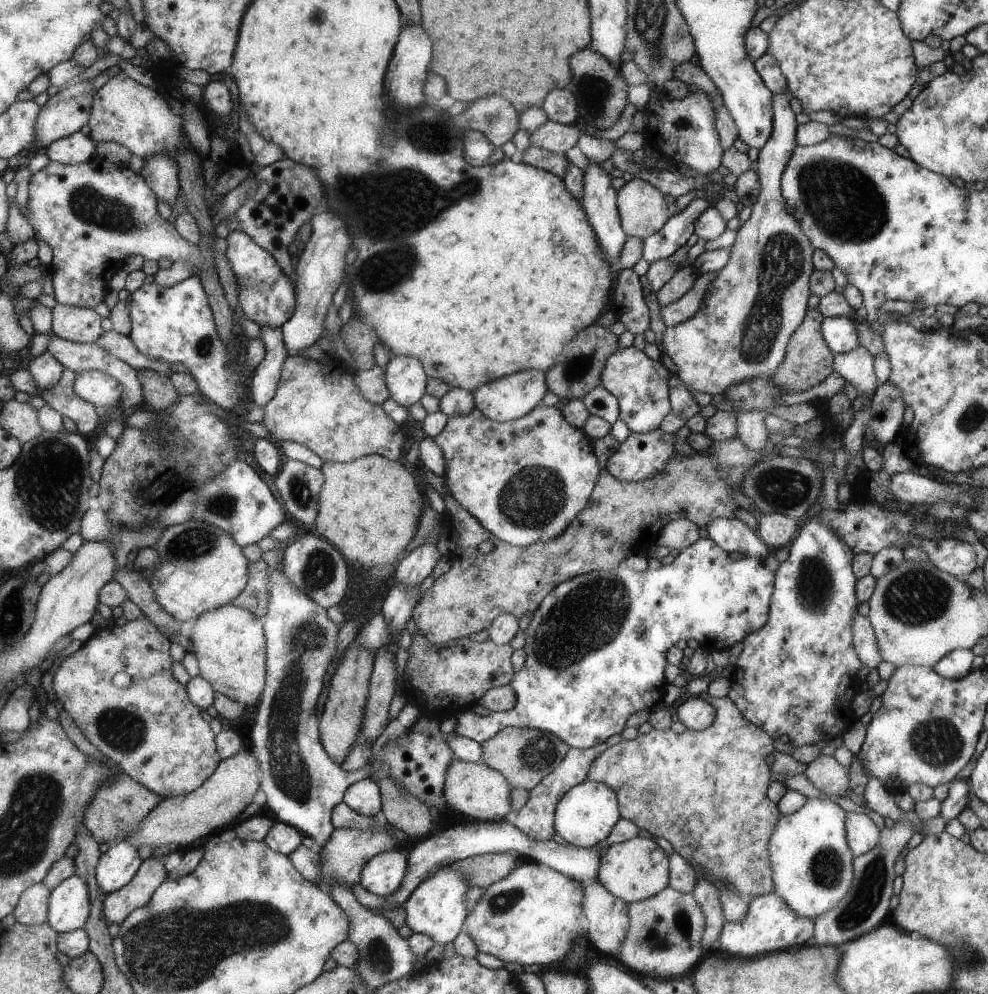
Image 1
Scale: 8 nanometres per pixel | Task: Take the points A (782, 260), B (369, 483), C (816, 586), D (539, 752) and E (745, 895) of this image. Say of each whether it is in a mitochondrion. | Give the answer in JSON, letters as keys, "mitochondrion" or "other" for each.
{"A":"mitochondrion","B":"other","C":"mitochondrion","D":"mitochondrion","E":"other"}

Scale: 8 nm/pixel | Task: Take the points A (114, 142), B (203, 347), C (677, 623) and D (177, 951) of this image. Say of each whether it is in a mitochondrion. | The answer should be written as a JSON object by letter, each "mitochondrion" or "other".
{"A":"other","B":"mitochondrion","C":"other","D":"mitochondrion"}

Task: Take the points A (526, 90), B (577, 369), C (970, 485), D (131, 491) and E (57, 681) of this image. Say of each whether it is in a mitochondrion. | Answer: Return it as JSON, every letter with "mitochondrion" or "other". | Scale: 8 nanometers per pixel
{"A":"other","B":"mitochondrion","C":"other","D":"other","E":"other"}

